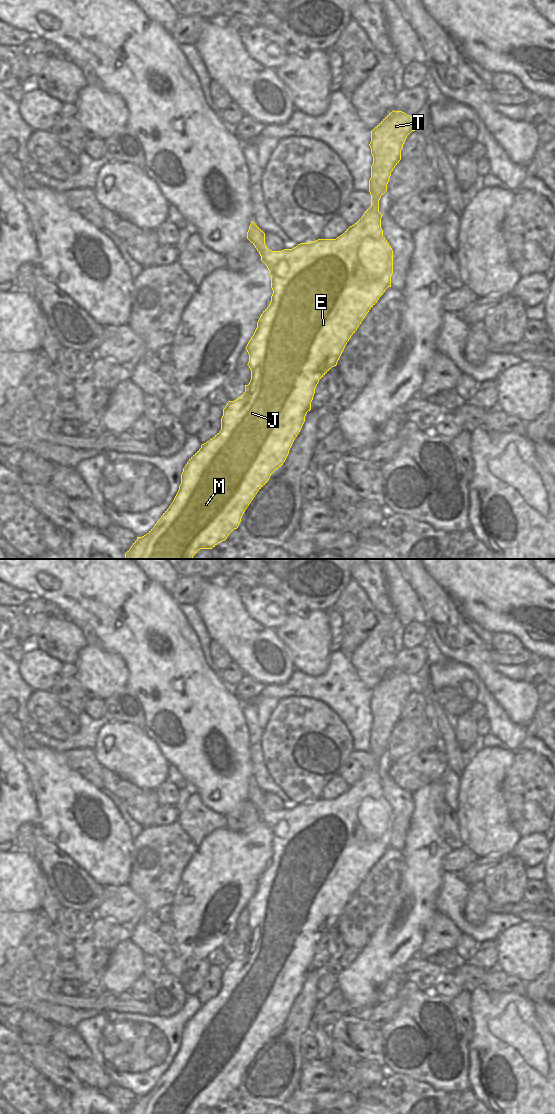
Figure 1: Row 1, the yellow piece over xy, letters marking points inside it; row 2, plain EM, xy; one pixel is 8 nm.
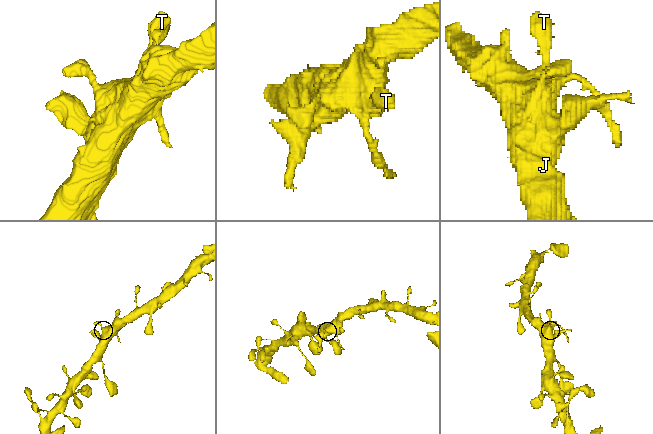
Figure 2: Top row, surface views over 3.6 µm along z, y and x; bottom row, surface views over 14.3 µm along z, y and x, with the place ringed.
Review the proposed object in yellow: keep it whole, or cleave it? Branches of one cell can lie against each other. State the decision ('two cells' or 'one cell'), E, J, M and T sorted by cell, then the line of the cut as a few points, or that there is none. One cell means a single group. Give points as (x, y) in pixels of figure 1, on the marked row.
one cell | E J M T | no cut

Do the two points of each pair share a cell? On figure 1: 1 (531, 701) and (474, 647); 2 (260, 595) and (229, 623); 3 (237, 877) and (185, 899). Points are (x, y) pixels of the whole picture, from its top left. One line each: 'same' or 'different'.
1: same
2: different
3: same

